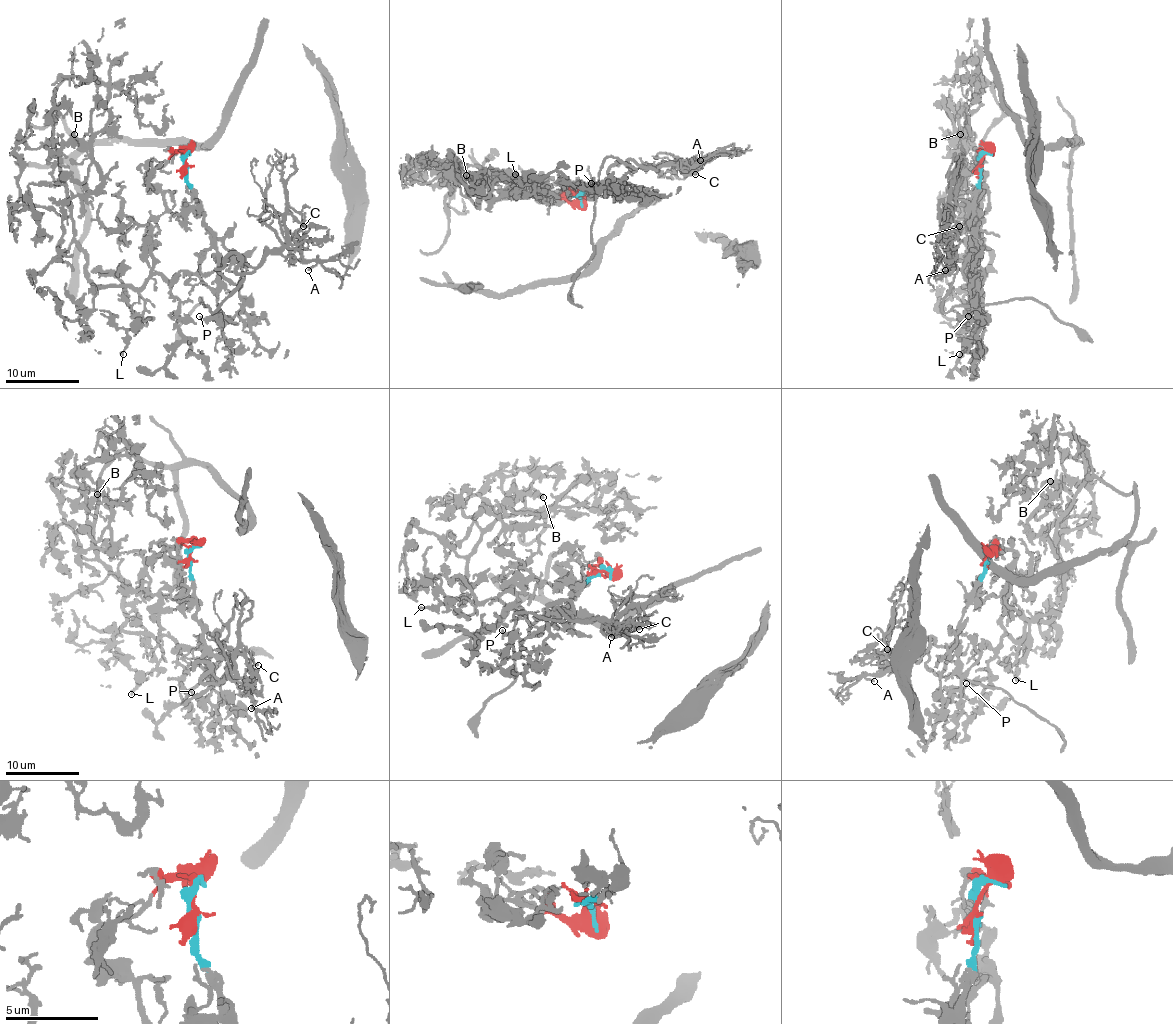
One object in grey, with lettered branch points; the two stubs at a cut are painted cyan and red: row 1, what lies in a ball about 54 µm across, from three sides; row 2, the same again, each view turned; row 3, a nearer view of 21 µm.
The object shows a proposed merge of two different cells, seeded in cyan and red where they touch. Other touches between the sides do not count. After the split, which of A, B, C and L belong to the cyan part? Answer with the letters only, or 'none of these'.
A, C

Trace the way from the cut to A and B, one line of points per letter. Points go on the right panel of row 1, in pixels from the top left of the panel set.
A: (981, 162), (970, 255), (955, 268), (948, 266), (950, 253), (953, 268), (950, 255), (946, 269)
B: (981, 162), (979, 288), (990, 251), (953, 212), (968, 203), (961, 134)

